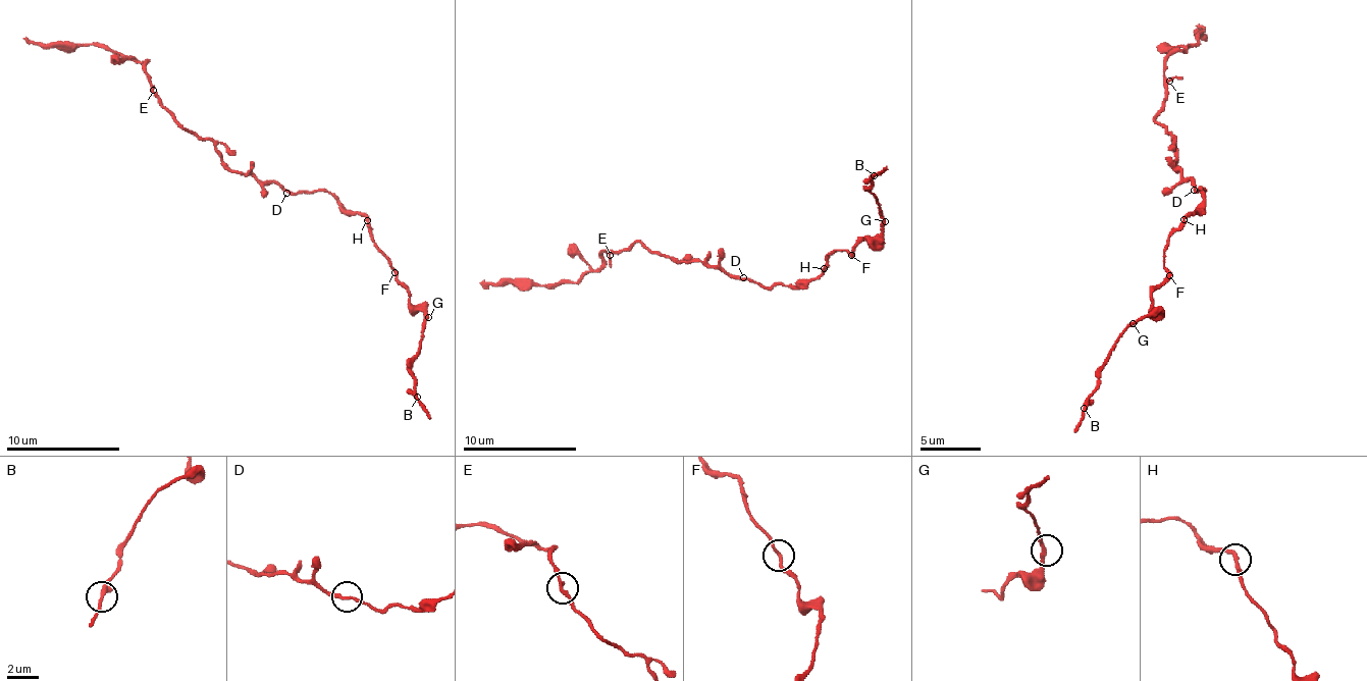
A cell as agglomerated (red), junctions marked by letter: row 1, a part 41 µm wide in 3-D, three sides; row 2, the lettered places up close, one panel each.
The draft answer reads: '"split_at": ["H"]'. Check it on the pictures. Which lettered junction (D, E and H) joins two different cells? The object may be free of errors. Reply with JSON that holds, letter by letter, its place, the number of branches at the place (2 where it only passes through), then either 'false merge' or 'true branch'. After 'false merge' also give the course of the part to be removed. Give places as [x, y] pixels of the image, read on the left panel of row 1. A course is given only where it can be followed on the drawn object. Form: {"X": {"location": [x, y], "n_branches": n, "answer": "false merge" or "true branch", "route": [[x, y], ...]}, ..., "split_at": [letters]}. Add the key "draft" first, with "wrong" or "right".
{"draft": "right", "D": {"location": [286, 193], "n_branches": 2, "answer": "true branch"}, "E": {"location": [153, 90], "n_branches": 2, "answer": "true branch"}, "H": {"location": [367, 220], "n_branches": 2, "answer": "false merge", "route": [[366, 221], [374, 247], [388, 261], [414, 306], [423, 312], [426, 328], [412, 363], [412, 377], [428, 420]]}, "split_at": ["H"]}

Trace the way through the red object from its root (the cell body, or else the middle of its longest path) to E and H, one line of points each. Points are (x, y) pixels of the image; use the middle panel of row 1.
E: (746, 280), (706, 266), (700, 261), (672, 261), (649, 252), (638, 241), (610, 255)
H: (746, 280), (754, 280), (764, 286), (775, 283), (800, 286), (815, 280), (823, 269)

